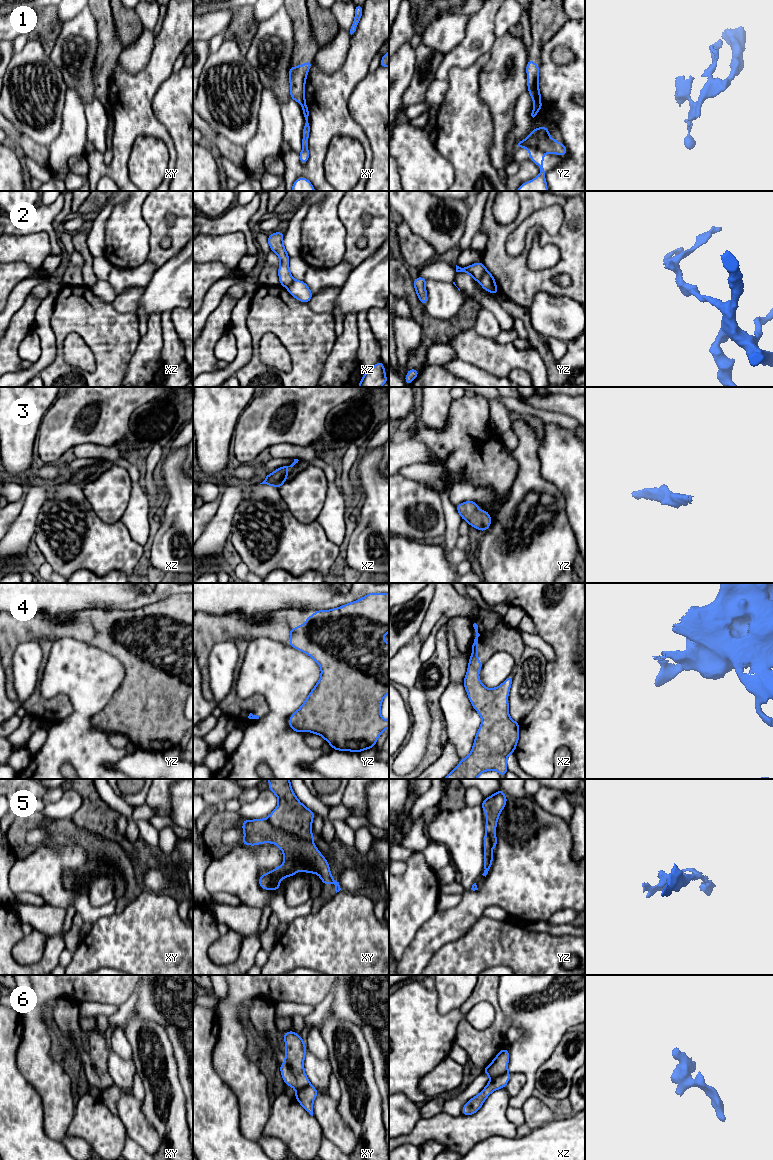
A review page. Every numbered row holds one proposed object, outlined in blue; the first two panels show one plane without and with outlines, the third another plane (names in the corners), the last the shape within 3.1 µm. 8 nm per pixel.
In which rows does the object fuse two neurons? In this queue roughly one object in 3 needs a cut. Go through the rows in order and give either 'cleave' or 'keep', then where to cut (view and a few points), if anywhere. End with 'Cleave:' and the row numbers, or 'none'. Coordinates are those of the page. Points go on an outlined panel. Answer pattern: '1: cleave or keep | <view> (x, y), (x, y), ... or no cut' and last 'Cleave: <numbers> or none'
1: cleave | yz (539, 100), (534, 102)
2: cleave | yz (485, 269), (479, 281)
3: keep | no cut
4: keep | no cut
5: cleave | xy (266, 818), (275, 827), (310, 841)
6: cleave | xz (507, 1071), (491, 1078)
Cleave: 1, 2, 5, 6

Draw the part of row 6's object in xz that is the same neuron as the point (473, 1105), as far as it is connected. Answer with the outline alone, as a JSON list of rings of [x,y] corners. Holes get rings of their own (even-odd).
[[[507,1072],[495,1078],[491,1078],[486,1087],[475,1097],[470,1099],[462,1108],[462,1114],[465,1116],[476,1113],[483,1105],[486,1098],[495,1090],[504,1088],[510,1079],[510,1073]]]

